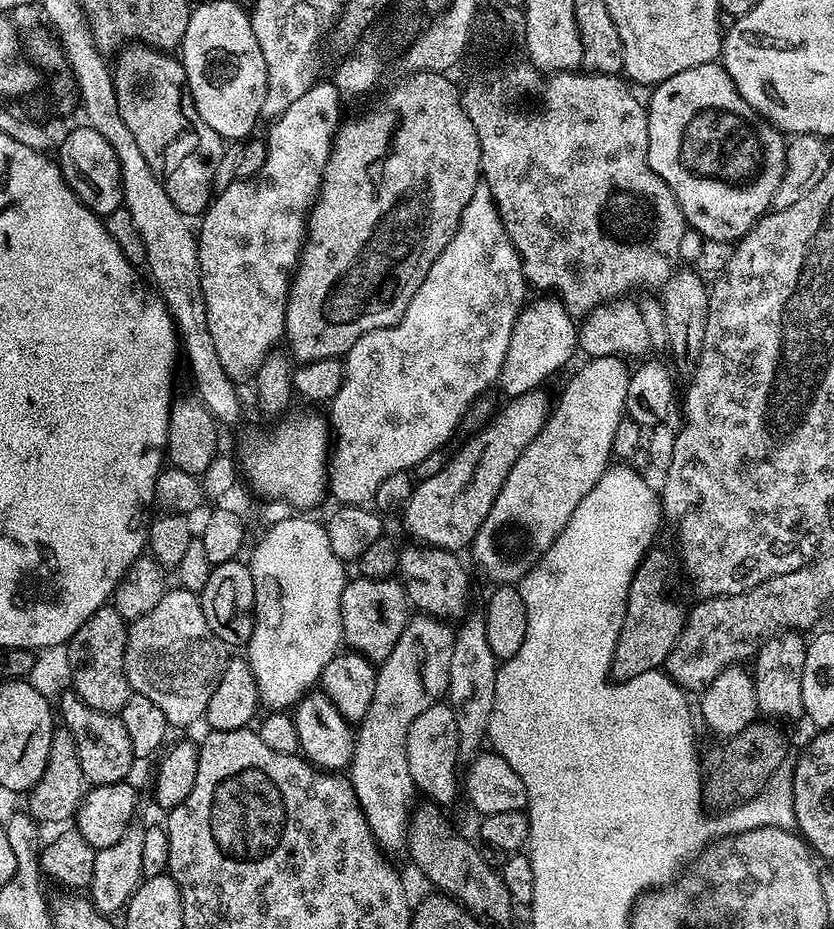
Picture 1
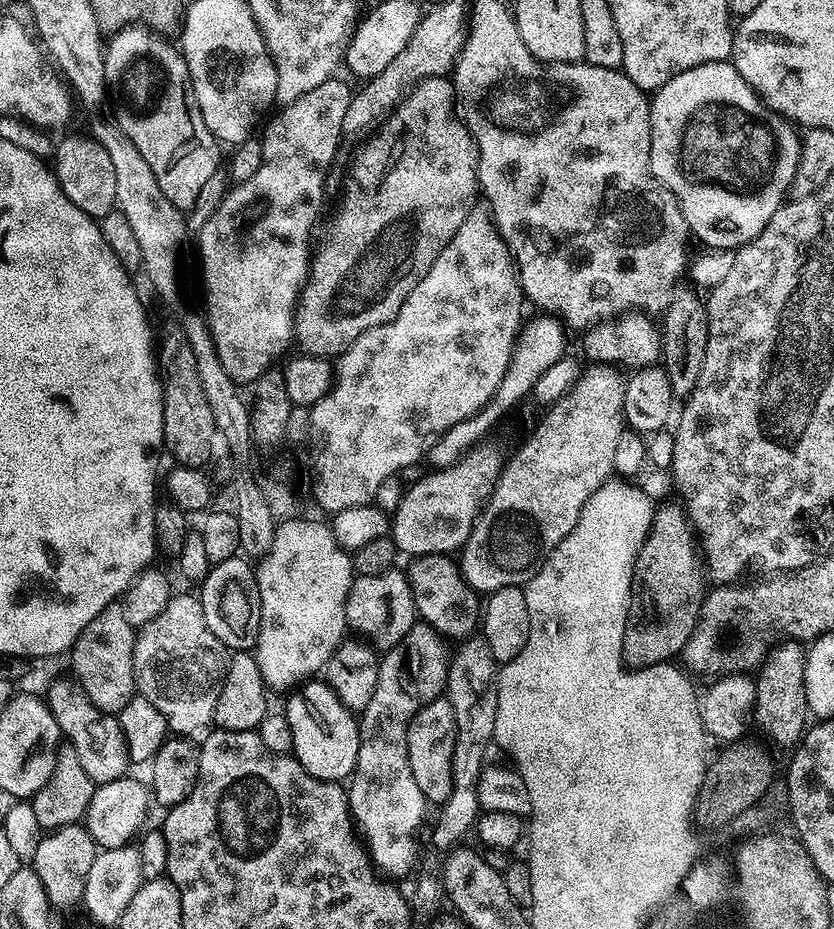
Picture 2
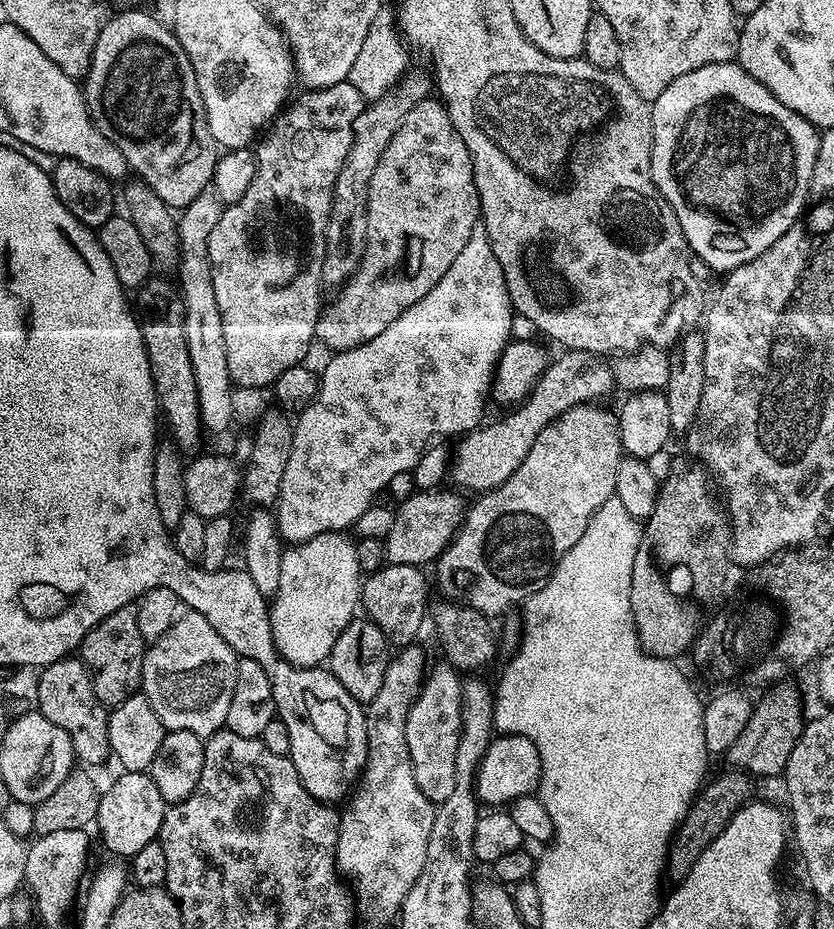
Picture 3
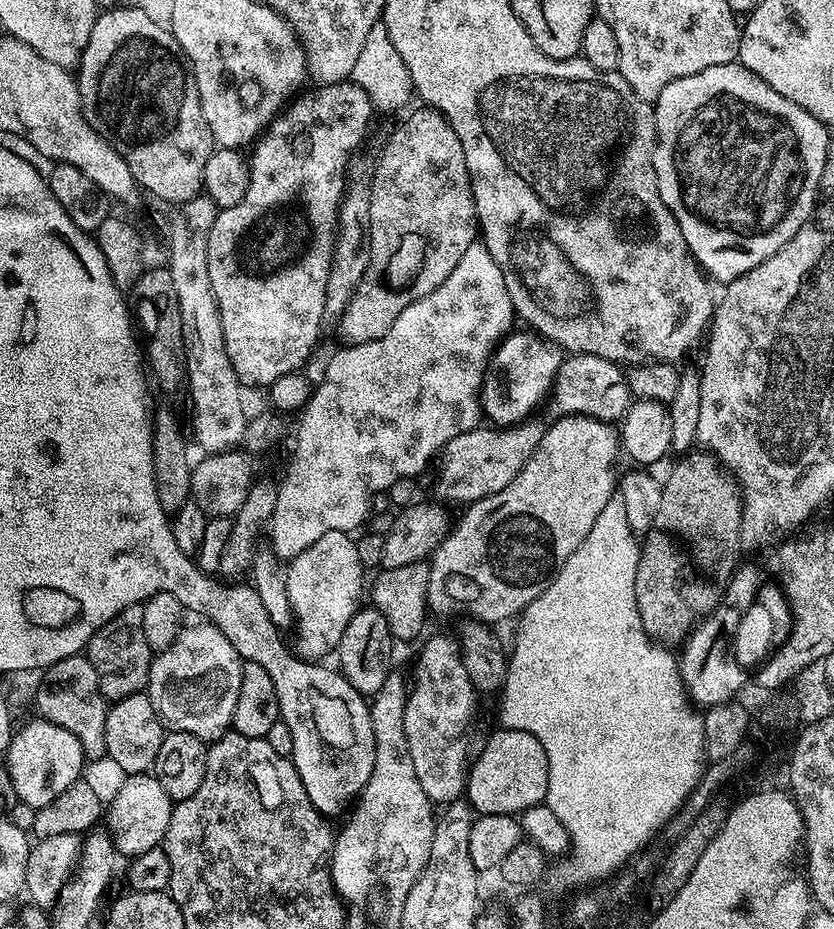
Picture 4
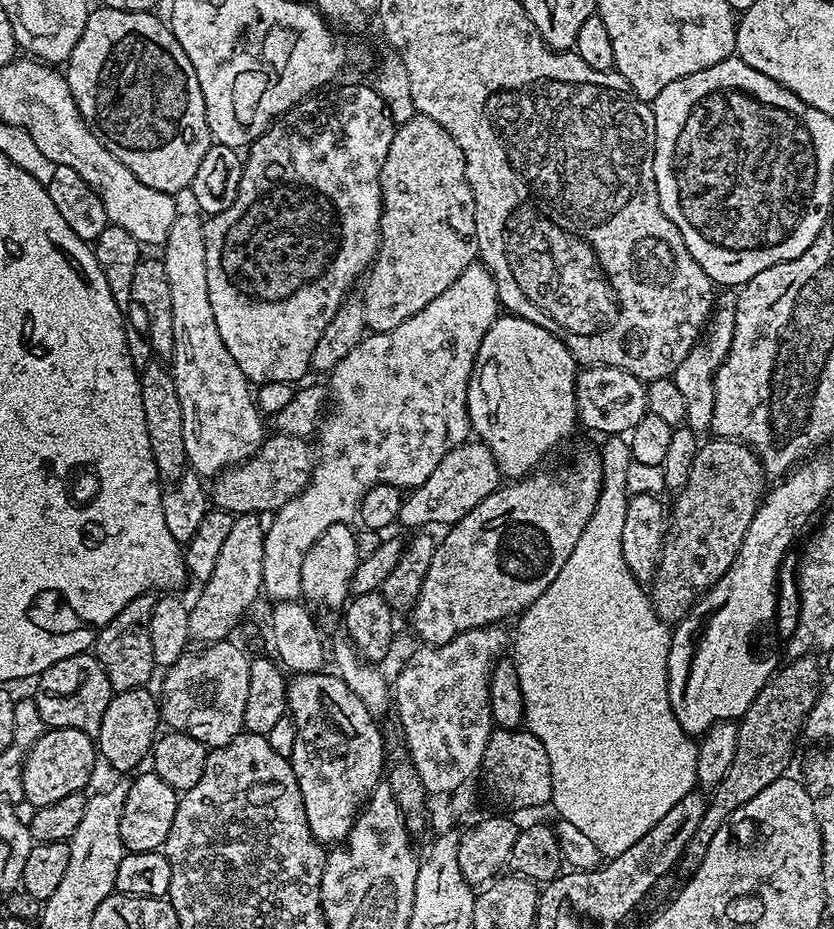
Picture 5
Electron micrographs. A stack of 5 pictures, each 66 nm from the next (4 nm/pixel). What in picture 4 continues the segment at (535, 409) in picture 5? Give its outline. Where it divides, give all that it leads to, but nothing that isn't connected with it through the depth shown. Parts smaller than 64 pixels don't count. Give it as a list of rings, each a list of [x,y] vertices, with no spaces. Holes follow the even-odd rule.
[[[513,331],[500,340],[490,357],[488,370],[484,374],[480,407],[483,415],[487,419],[489,416],[492,419],[489,421],[496,426],[516,426],[527,421],[524,419],[543,400],[545,403],[560,370],[561,349],[535,331],[523,331]]]

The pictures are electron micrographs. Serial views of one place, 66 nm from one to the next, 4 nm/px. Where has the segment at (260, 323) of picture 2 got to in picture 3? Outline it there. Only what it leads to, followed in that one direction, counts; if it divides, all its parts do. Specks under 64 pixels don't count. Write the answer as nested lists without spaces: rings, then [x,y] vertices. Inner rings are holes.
[[[347,82],[301,93],[271,121],[268,137],[259,141],[260,149],[257,147],[254,152],[256,173],[250,182],[250,190],[219,213],[217,224],[209,235],[208,260],[212,268],[214,298],[221,314],[226,362],[233,384],[241,388],[264,390],[267,384],[268,387],[275,385],[281,372],[305,359],[308,343],[313,343],[314,328],[309,321],[308,324],[304,321],[304,315],[308,312],[308,300],[319,298],[322,282],[299,276],[302,224],[300,228],[296,219],[300,216],[300,207],[308,200],[308,184],[329,179],[330,173],[341,162],[341,154],[349,150],[354,120],[366,107],[364,95]]]

